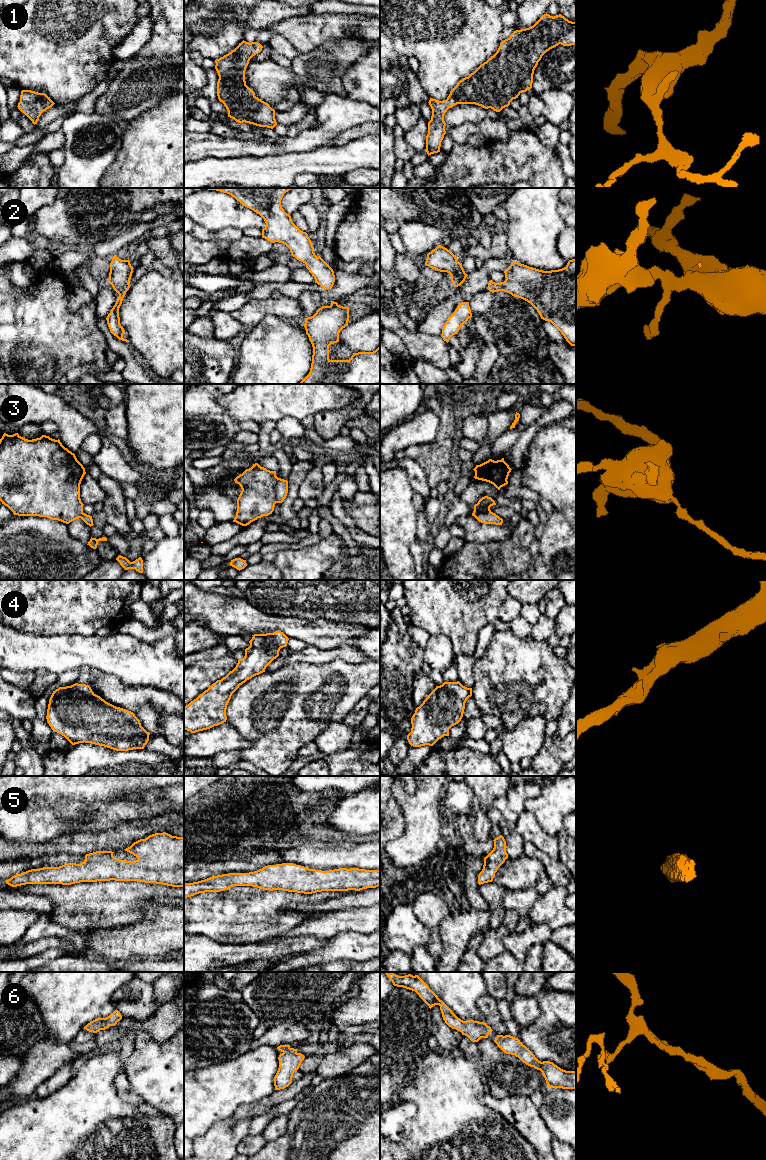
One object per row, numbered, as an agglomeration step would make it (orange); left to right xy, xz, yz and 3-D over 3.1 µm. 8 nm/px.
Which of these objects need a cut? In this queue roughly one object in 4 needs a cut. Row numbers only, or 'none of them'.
3

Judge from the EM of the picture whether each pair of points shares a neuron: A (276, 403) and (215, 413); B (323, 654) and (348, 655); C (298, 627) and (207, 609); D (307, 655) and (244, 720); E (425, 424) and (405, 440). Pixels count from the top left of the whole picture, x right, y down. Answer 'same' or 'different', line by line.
A: different
B: same
C: same
D: different
E: same

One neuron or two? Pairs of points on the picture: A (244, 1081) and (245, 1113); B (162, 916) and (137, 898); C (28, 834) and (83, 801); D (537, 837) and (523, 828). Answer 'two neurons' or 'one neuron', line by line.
A: two neurons
B: two neurons
C: one neuron
D: one neuron

